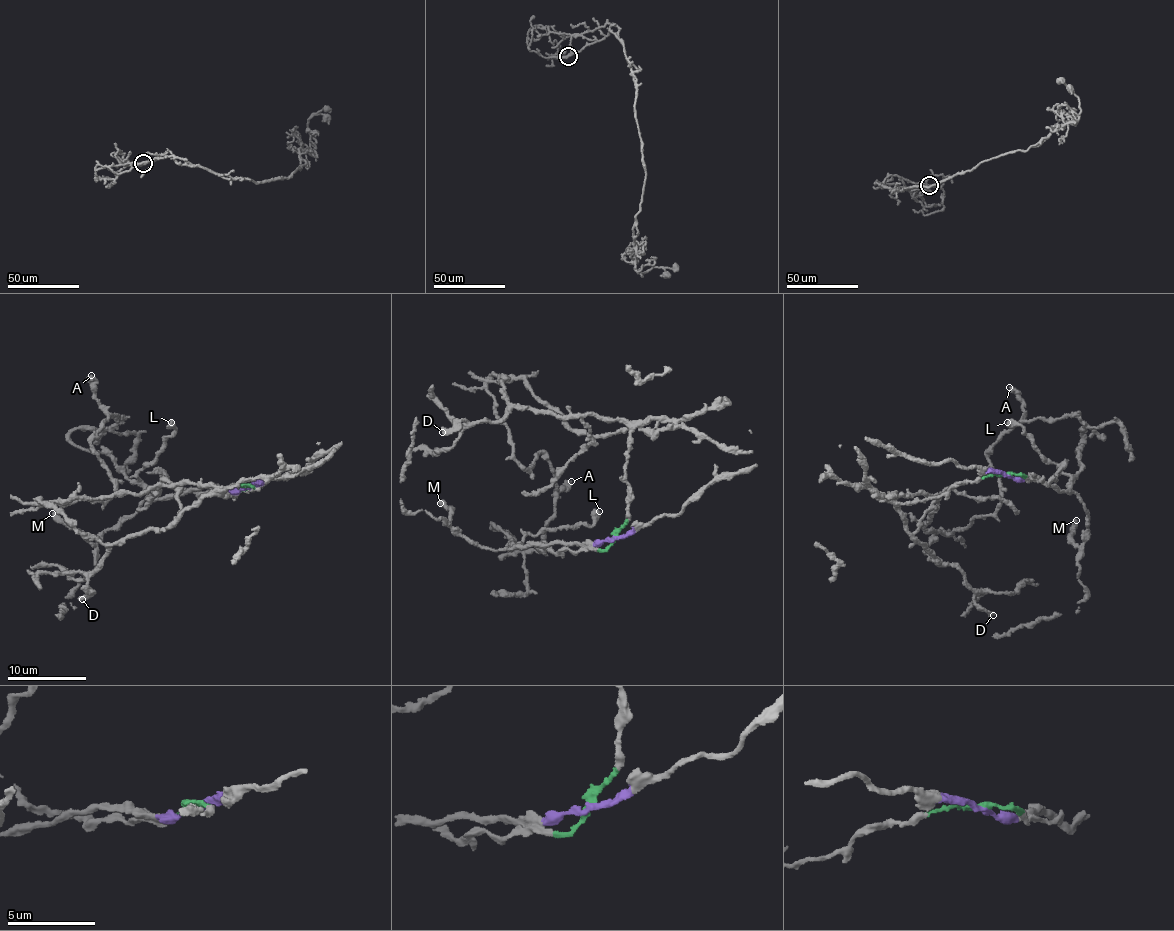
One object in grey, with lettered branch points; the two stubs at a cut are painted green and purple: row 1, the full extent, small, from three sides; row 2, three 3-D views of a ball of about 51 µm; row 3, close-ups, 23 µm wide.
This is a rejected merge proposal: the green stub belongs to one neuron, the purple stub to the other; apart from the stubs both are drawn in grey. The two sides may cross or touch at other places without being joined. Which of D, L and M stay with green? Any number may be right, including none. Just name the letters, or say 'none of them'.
D

